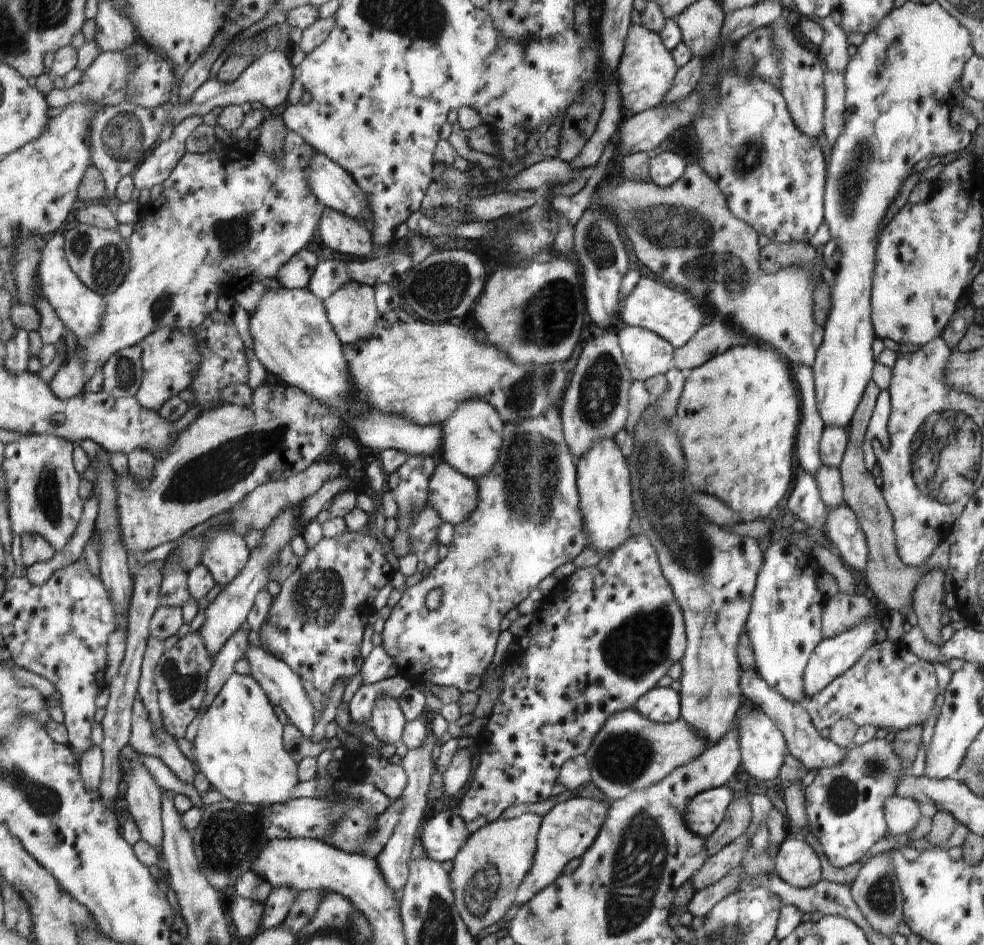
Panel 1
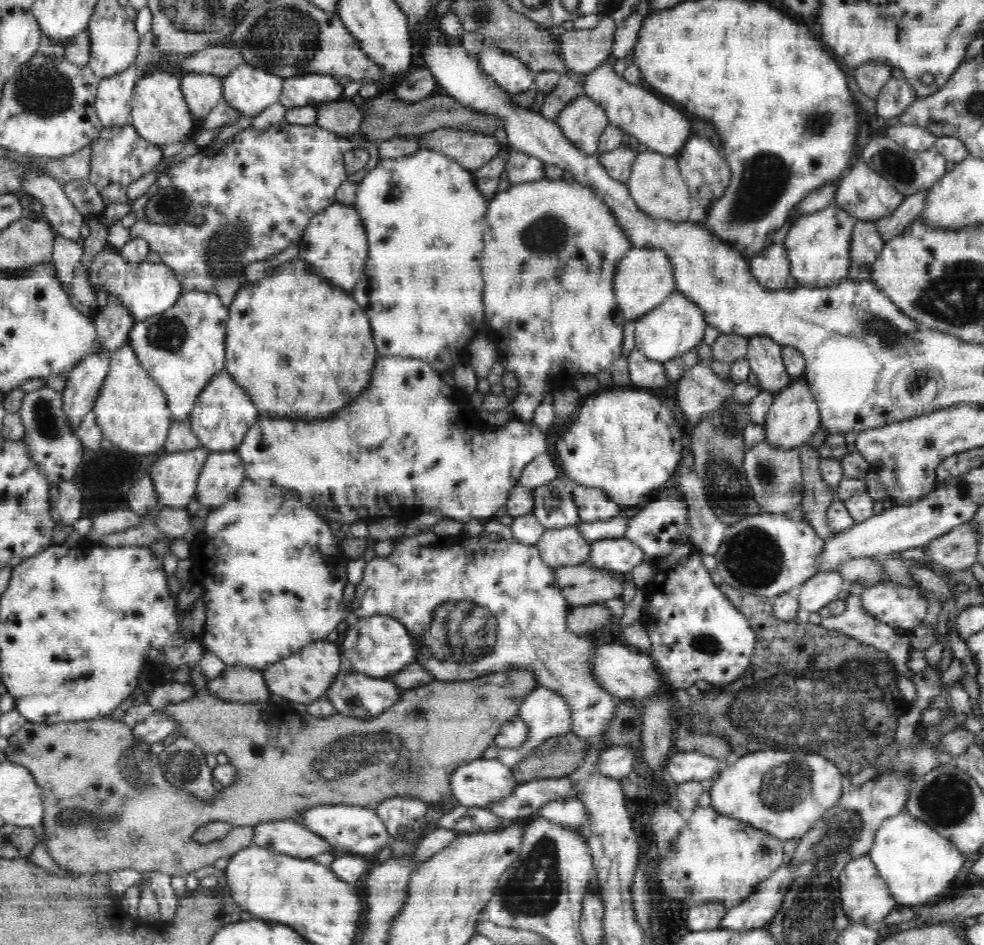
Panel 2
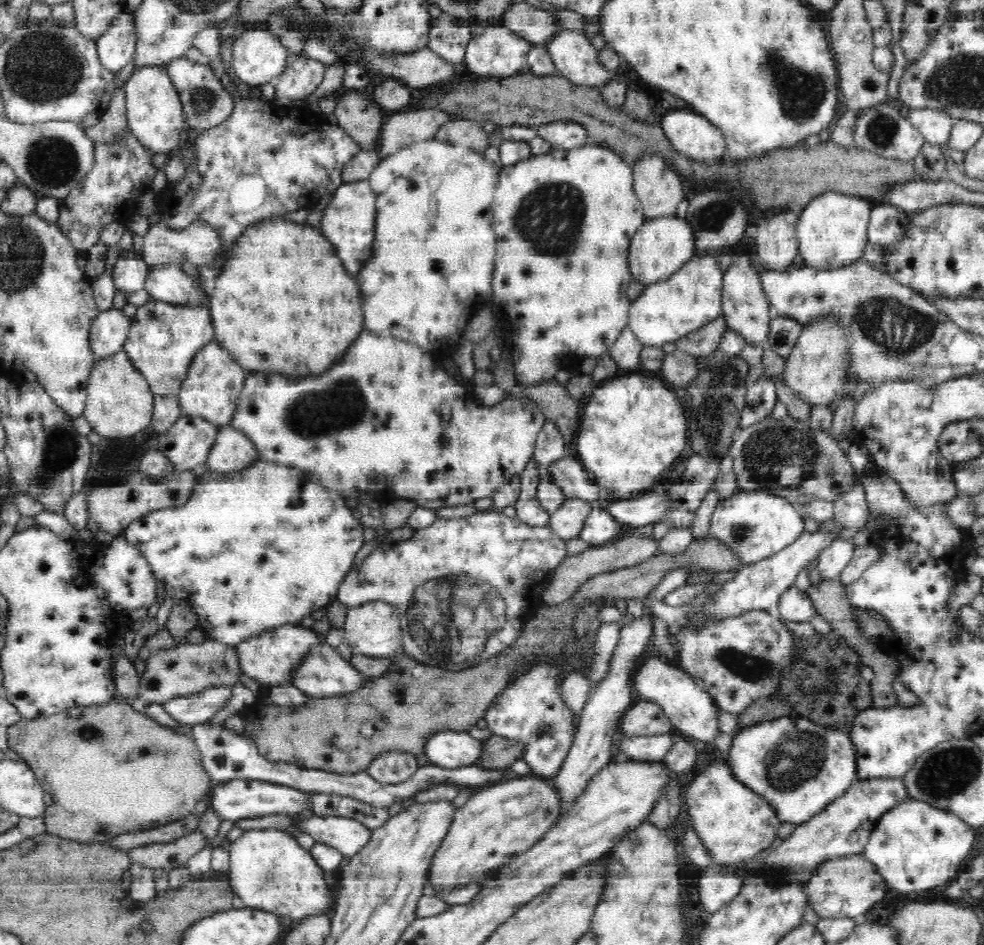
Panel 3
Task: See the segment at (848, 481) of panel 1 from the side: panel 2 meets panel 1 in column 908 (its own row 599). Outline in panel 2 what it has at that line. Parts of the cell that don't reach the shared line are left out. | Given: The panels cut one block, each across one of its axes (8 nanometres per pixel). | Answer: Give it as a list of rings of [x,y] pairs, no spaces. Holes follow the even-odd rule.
[[[585,563],[555,568],[556,587],[570,607],[604,603],[611,598],[621,597],[622,581]]]

